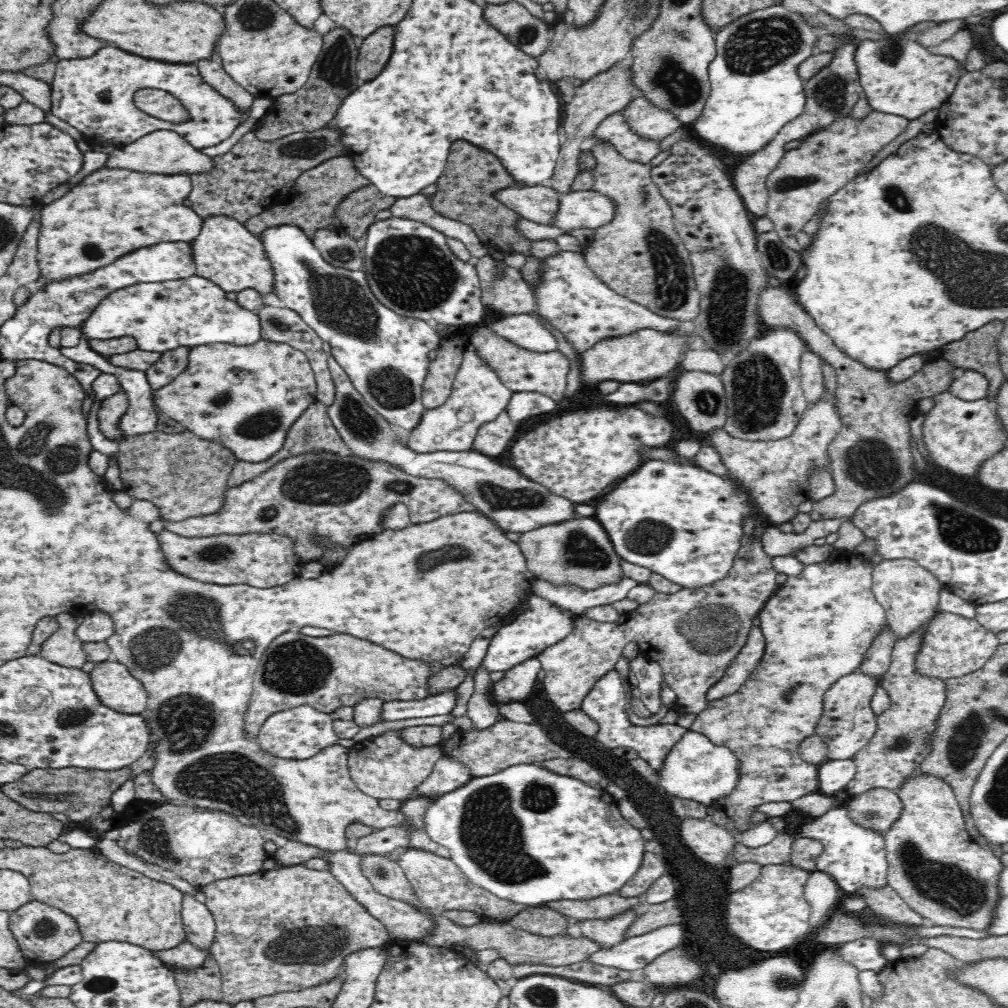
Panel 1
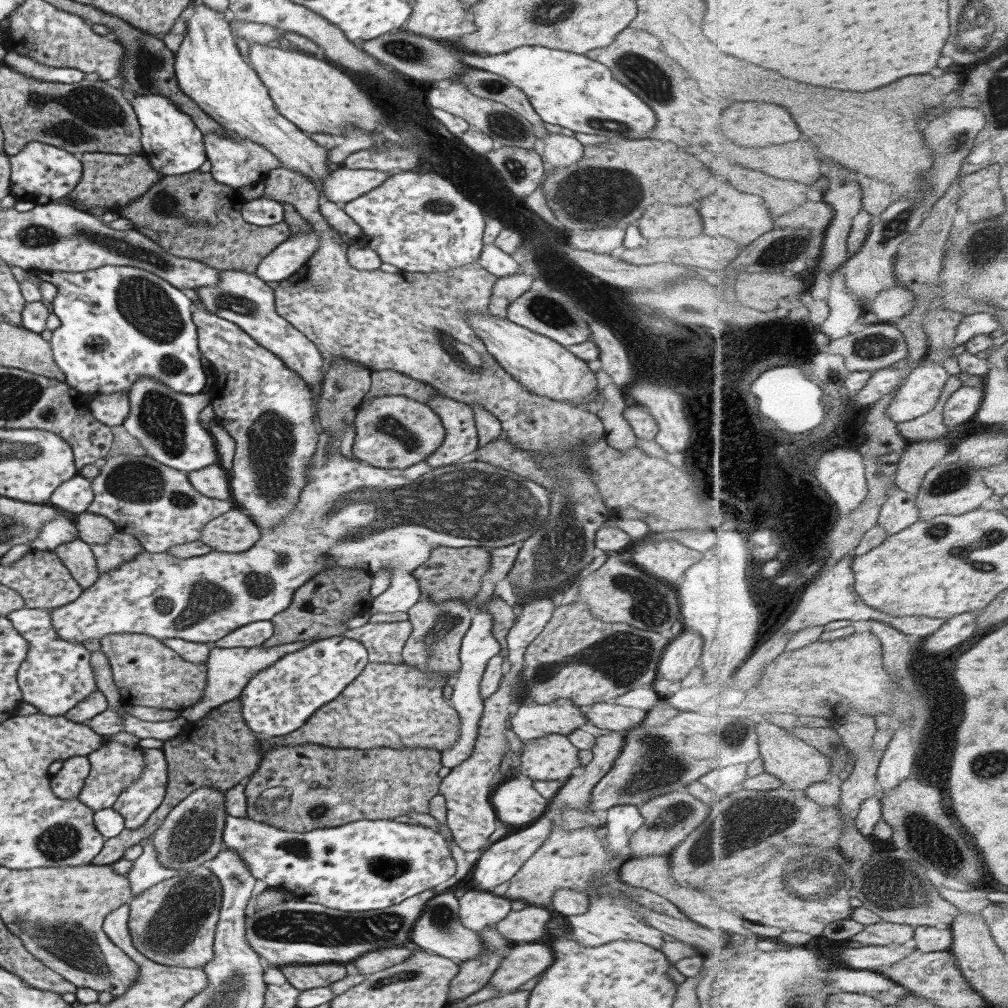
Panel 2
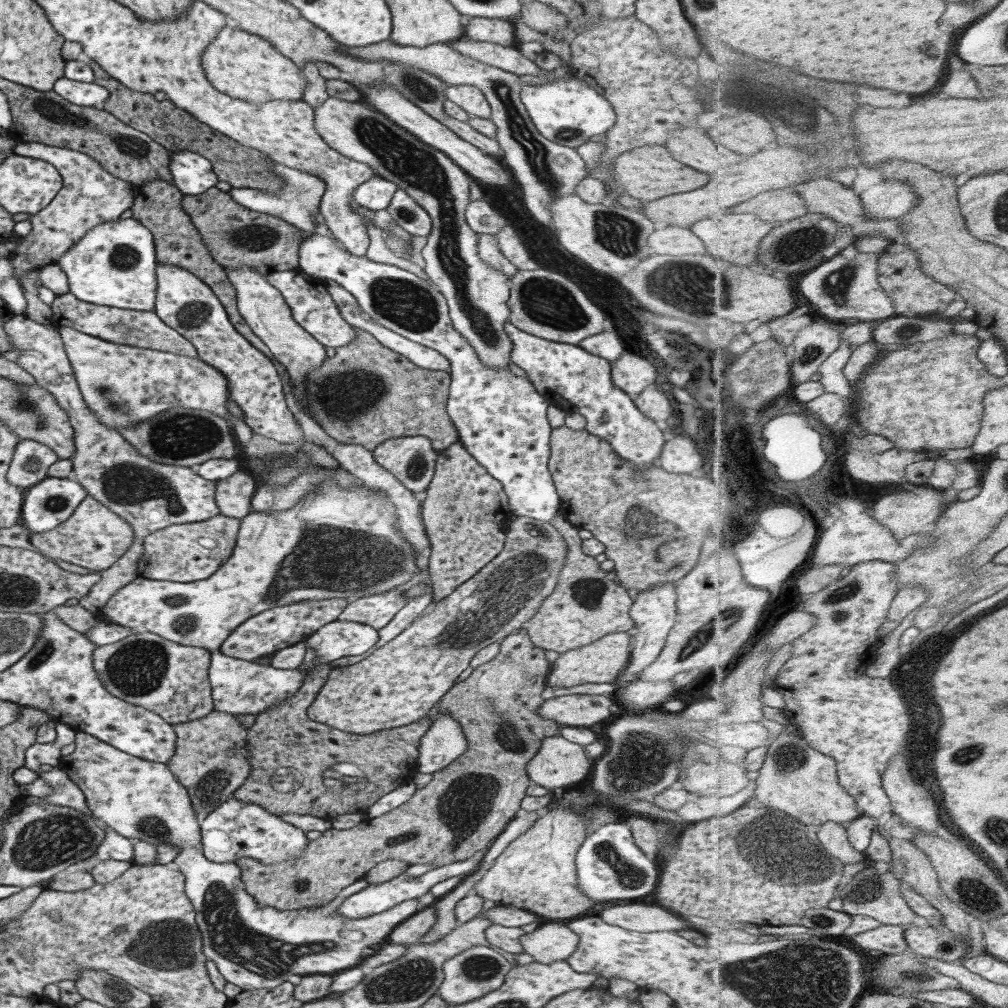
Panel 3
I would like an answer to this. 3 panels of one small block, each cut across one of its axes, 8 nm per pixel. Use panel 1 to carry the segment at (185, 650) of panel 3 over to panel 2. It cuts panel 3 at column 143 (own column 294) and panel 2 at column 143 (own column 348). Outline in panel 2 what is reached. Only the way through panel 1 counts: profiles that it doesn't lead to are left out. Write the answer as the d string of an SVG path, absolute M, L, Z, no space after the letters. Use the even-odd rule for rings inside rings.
M106 634L98 641L123 704L181 711L203 699L206 682L204 662L187 662L161 641L145 634Z

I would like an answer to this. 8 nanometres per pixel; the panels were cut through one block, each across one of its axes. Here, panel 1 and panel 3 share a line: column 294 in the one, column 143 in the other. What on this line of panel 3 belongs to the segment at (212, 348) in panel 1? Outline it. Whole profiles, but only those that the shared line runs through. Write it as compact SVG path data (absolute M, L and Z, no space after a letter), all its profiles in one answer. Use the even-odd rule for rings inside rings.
M59 327L63 350L69 359L76 383L87 408L98 421L108 429L130 427L147 421L164 410L175 407L209 411L225 420L229 416L225 401L230 400L226 380L212 366L197 359L175 355L169 351L155 351L140 347L124 346L115 342L105 342L100 338L83 334L81 331Z

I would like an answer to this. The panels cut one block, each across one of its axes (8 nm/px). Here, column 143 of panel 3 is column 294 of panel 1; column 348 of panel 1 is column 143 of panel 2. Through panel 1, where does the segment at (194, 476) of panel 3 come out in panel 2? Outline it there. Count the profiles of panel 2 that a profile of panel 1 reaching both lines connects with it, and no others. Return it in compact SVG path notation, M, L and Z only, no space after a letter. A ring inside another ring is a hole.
M118 454L102 460L99 474L89 480L94 495L86 512L107 518L114 524L116 531L134 536L142 545L142 550L149 554L165 553L172 546L197 541L205 524L231 509L229 501L209 498L197 492L189 484L186 473L159 464L145 454Z

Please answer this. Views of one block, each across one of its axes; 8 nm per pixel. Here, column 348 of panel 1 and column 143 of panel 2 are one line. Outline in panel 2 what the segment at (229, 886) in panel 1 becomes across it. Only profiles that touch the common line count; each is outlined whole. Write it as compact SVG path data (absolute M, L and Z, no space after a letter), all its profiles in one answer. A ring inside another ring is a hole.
M199 865L177 877L162 880L155 886L131 897L128 904L127 928L134 949L146 959L165 966L194 968L198 971L212 957L212 940L222 901L221 885L218 878L205 866Z

